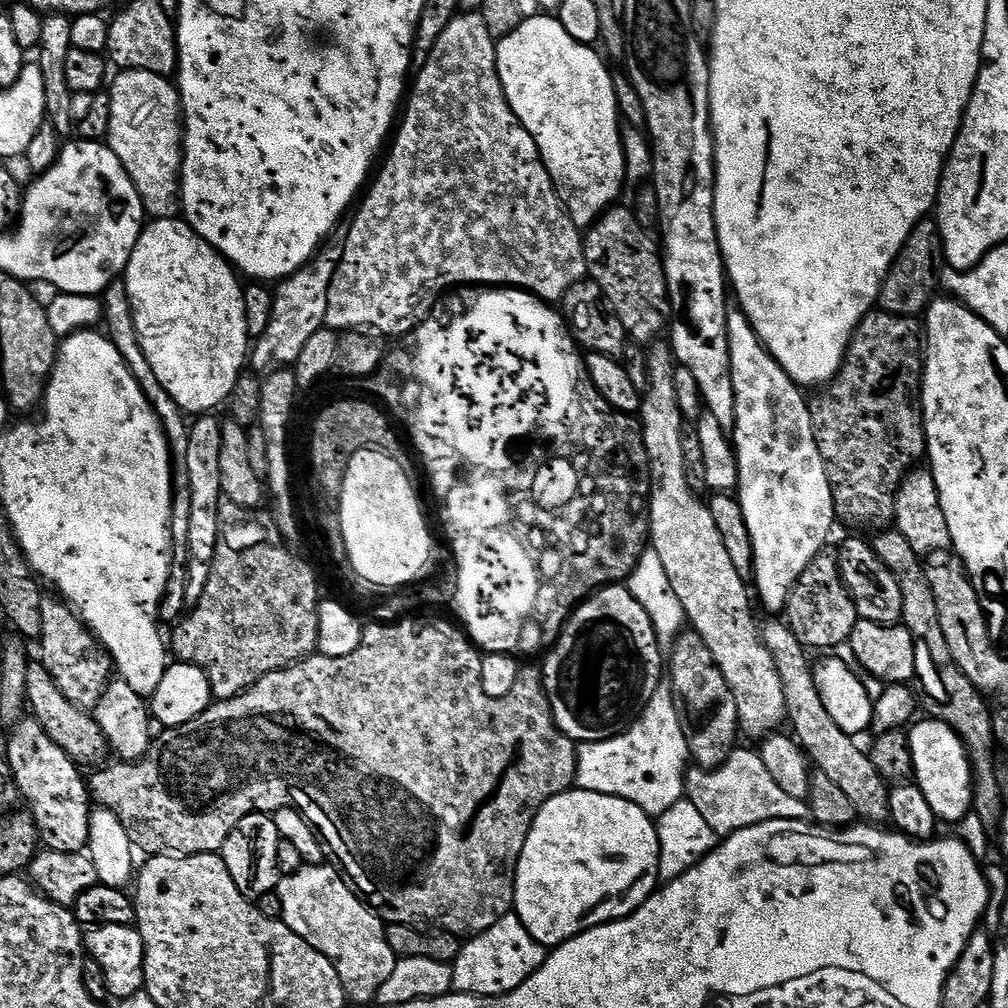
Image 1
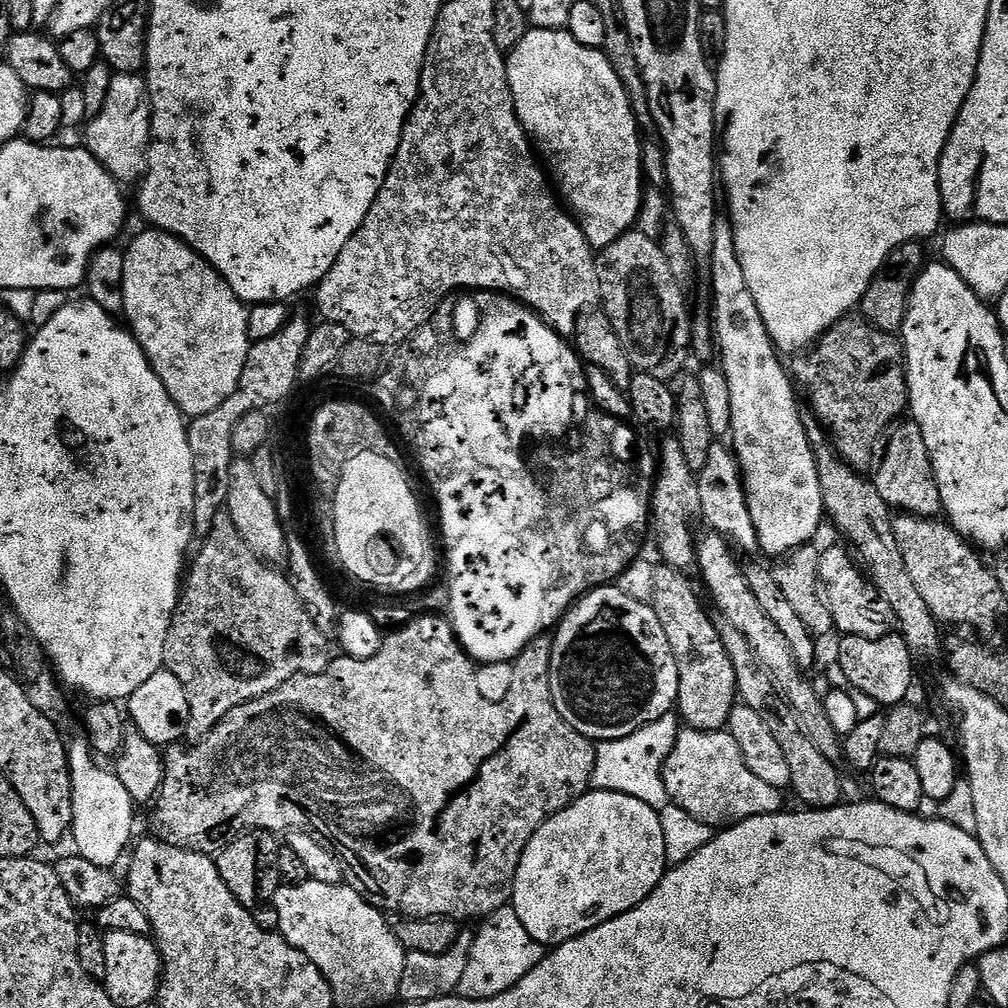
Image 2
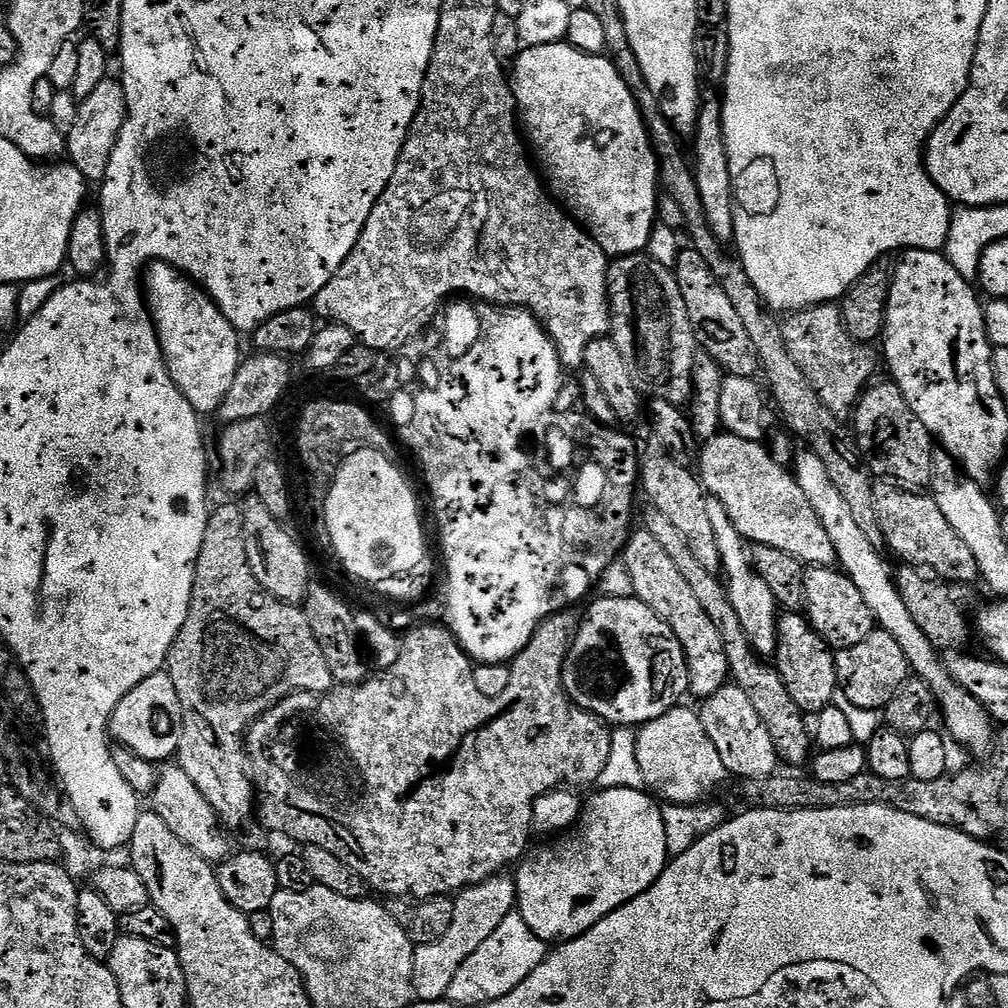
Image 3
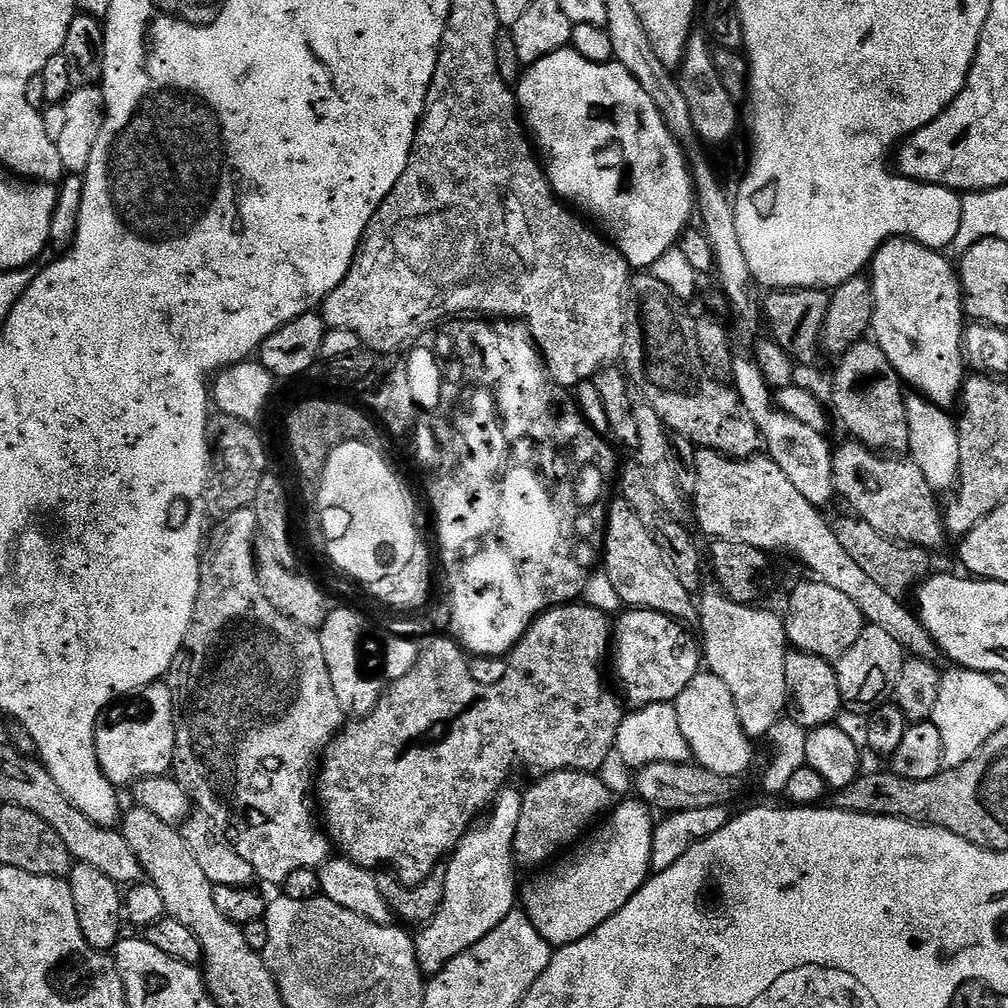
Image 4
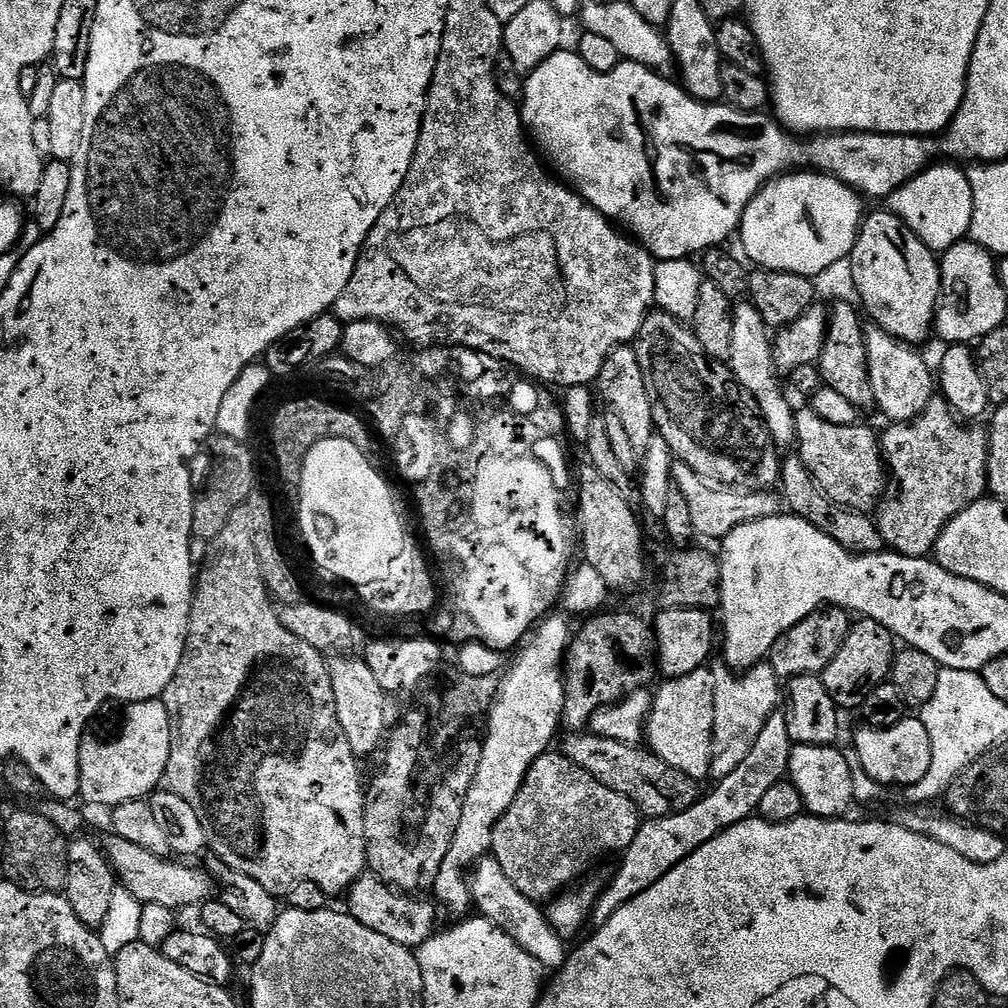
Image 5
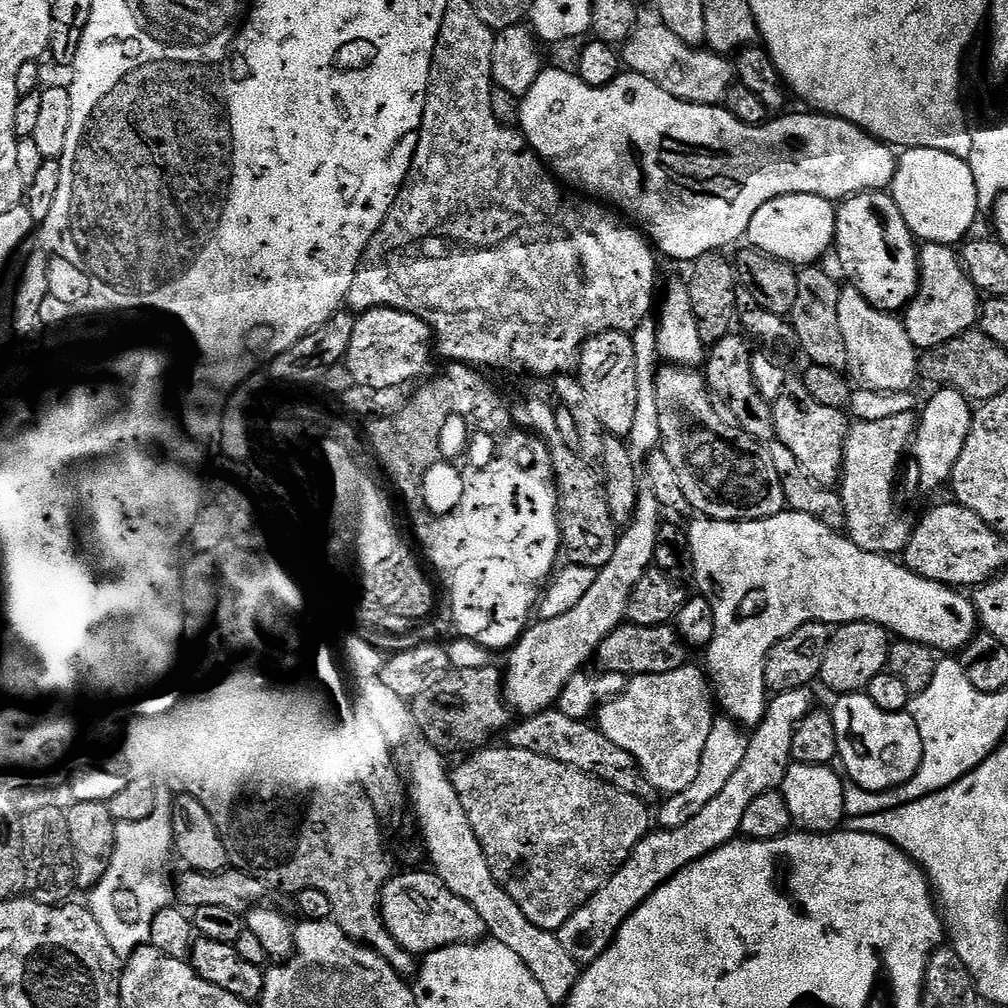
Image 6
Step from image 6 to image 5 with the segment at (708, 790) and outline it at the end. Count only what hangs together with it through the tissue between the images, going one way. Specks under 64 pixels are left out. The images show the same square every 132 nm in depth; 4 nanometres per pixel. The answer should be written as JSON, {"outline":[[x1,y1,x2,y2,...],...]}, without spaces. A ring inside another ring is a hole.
{"outline":[[761,662,737,674,727,666,717,667,716,697,714,698,714,730,712,731,712,770,713,781,719,782,726,774,734,774,746,754,754,750,762,726,774,715,782,704,782,680,772,669,771,663]]}

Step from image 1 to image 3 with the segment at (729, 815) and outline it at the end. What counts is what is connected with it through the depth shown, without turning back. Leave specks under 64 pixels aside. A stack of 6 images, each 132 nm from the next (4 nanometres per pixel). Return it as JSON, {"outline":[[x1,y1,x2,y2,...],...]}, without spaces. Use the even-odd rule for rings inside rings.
{"outline":[[684,707,671,708,662,714,662,718,654,718,649,724,643,725,636,734,638,766,642,770,645,785,657,797,665,796,663,799,669,804,707,801,715,797,712,795,730,776,726,766,722,766,722,758,718,750,714,750,714,742,710,742,699,715,693,709,691,712]]}

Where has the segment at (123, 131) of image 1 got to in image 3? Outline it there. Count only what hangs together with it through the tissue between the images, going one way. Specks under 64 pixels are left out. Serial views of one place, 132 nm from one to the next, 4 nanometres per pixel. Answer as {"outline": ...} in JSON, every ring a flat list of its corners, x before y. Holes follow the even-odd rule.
{"outline":[[115,79,103,80,94,89,94,94,79,101,80,108,74,126,66,133,67,159,75,168,82,170,84,179,89,182,103,181,110,156,116,149,120,131,124,126,124,119,128,116,123,83,119,79]]}

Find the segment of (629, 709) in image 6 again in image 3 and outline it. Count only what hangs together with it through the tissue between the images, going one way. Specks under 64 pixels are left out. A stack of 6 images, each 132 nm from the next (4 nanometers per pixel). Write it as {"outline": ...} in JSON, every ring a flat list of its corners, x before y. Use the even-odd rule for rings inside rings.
{"outline":[[726,686,713,696,707,697,698,708,698,715,710,742,714,742,714,750,722,758,722,766,733,777,740,780,771,776,778,768,778,757,774,741,770,738,766,726,762,726,762,718,754,710,750,698,741,688]]}

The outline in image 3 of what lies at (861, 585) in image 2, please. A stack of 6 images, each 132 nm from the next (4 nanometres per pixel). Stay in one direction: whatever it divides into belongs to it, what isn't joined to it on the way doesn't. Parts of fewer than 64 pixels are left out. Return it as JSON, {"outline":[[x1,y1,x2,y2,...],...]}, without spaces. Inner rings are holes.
{"outline":[[839,567,814,568,804,570,804,607,812,629,820,635,834,650,858,646,866,634,876,627,875,618,870,614,870,606,866,606,858,586]]}

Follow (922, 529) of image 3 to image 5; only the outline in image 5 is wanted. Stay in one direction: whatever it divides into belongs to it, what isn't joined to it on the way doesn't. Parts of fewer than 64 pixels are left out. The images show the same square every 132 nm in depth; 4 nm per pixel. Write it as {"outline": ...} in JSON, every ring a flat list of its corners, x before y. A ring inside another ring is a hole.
{"outline":[[804,406,804,409,796,412,795,445,801,462,808,467,824,495,844,508,871,510,885,495,886,465,880,436,862,425,857,422,850,426,834,426,834,422,826,422,813,408]]}

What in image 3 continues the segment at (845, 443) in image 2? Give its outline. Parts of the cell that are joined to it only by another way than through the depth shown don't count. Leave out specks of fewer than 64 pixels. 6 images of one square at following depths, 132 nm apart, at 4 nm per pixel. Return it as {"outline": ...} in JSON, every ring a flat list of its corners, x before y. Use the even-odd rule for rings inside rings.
{"outline":[[836,302,813,304,810,308,803,308,801,312,791,313,782,323,782,338,786,338,786,347,790,349,794,362,798,362,802,374,806,374,806,378,810,378,810,386,814,386,814,390,818,390,818,398,822,398,822,402,826,402,826,410,830,410,835,416,841,418,851,417,857,402,864,395,864,389,873,383,872,375,876,372,878,352,875,347,855,340,849,334,844,324,841,305]]}

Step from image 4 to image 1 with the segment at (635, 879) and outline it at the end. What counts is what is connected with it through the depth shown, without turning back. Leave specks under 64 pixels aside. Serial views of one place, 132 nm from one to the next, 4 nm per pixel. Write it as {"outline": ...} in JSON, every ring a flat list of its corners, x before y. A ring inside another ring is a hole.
{"outline":[[573,787,569,791,550,798,550,802,543,804,530,826,526,846,522,846,522,854,518,858,518,866,516,867,514,915,520,919,522,926,526,926,526,930,530,930,530,934,536,941,551,950,559,948,567,940,586,930,597,928,600,924,609,924,611,920,625,920,630,913,638,911,651,898,660,883,660,847,656,833,656,820,646,815,638,806,634,806,634,802,626,802,626,798,618,798,610,794,594,794,590,790]]}

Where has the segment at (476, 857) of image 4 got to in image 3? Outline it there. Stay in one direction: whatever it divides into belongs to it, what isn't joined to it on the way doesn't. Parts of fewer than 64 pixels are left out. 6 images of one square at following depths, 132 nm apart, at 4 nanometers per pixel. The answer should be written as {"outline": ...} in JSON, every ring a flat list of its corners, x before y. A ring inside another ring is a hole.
{"outline":[[511,875,491,876,486,882,464,889,454,899,454,922,450,930,438,938,438,942,417,944,412,949,414,974,412,975,412,995,420,1002,434,1002,447,997,454,974,462,967,462,962,502,926,502,918,509,916,516,908,516,881]]}

